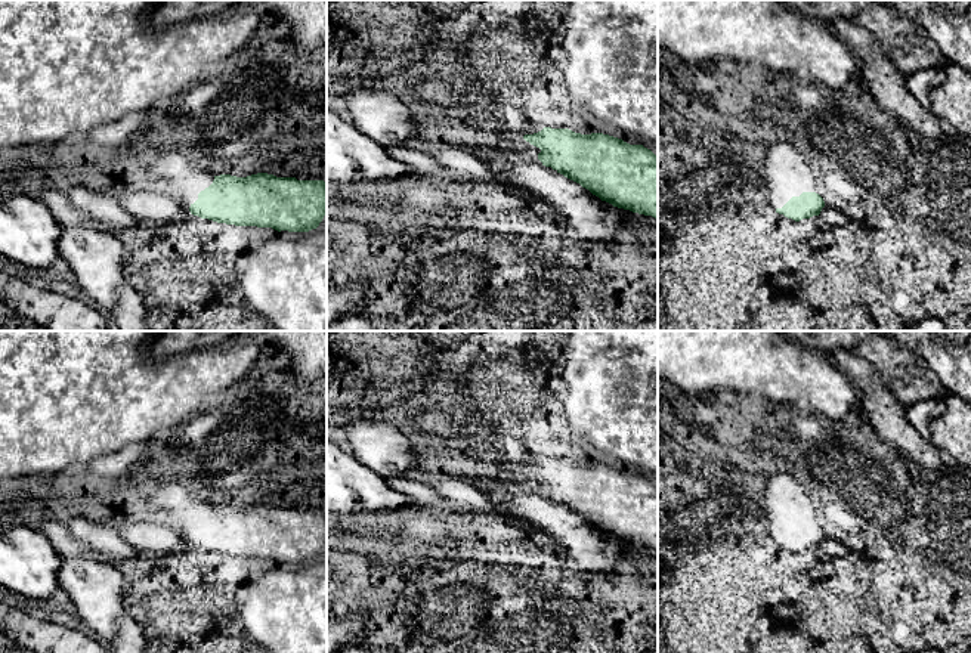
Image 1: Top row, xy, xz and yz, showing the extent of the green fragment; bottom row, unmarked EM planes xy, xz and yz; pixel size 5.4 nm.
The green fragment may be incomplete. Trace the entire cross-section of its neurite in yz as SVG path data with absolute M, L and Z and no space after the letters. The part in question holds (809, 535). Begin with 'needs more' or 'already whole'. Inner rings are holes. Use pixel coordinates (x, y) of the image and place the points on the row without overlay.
needs more; M788 473L770 476L758 504L770 535L783 548L800 553L819 547L825 538L808 490Z

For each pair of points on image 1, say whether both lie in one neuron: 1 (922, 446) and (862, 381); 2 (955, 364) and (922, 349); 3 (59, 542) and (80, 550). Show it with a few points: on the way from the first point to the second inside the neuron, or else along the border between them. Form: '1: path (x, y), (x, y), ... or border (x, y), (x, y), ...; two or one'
1: path (905, 433), (875, 399); one
2: path (948, 359), (934, 349), (930, 349); one
3: path (64, 544), (76, 548); one

